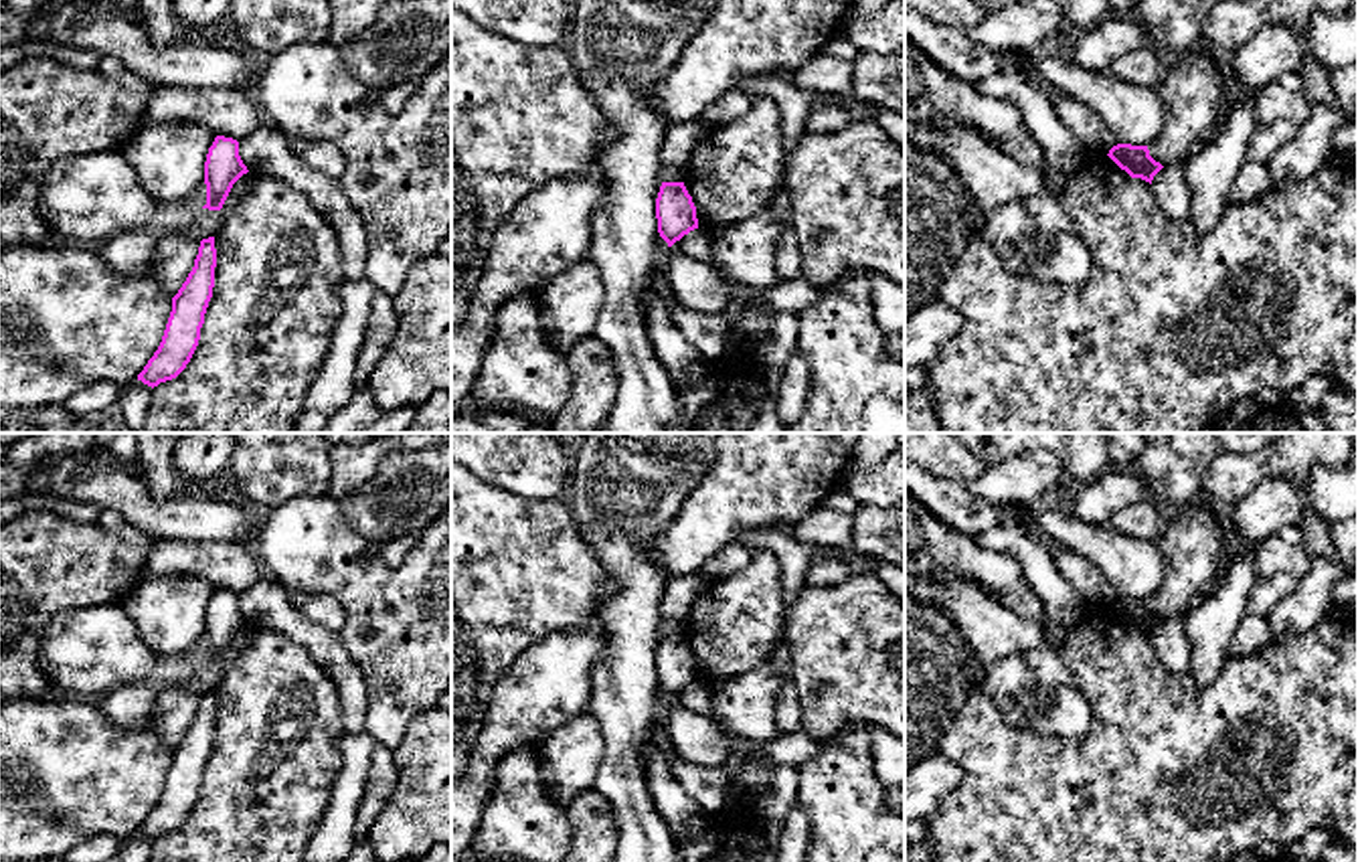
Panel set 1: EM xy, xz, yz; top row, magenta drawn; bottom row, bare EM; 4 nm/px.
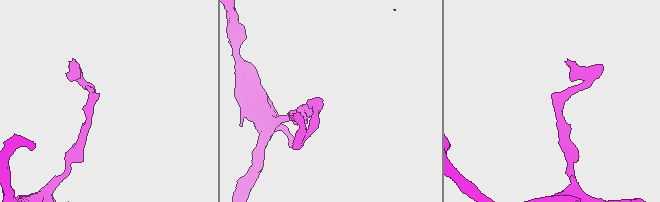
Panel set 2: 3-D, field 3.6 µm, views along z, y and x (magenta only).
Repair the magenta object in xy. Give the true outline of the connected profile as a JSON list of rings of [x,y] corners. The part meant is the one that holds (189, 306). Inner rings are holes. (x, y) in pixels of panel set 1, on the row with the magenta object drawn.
[[[215,237],[202,239],[194,267],[172,297],[172,312],[162,342],[138,374],[148,386],[176,378],[190,362],[204,324],[204,314],[215,287],[217,249]]]

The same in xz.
[[[662,182],[656,198],[656,219],[658,233],[668,247],[698,229],[696,206],[684,182]]]

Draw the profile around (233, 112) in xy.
[[[158,87],[148,103],[146,121],[196,123],[239,142],[253,134],[265,115],[253,93],[243,87]]]

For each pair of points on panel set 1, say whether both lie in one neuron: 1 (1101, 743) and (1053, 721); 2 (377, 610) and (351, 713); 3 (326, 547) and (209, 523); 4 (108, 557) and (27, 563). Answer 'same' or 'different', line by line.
1: different
2: different
3: different
4: same

